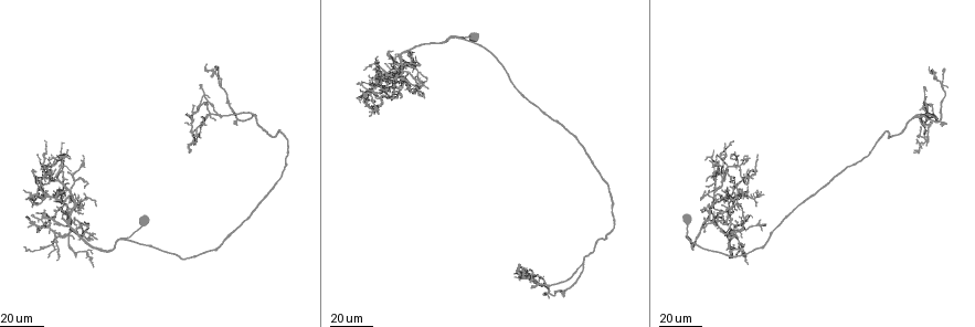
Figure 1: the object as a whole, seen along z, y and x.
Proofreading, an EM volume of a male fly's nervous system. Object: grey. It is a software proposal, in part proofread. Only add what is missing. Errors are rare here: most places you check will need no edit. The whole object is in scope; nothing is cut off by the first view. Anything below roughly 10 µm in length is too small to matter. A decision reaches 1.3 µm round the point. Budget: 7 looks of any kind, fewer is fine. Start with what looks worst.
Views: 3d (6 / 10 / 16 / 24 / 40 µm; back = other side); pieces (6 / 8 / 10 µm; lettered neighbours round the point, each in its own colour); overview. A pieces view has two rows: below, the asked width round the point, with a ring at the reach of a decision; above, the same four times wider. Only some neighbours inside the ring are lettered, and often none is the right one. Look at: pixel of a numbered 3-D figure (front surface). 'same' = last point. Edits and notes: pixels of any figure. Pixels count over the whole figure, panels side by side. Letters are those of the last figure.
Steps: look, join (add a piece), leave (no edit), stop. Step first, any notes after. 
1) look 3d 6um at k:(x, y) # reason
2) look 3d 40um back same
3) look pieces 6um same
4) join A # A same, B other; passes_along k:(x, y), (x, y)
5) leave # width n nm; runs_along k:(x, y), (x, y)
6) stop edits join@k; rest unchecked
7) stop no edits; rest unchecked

look 3d 40um at 1:(47, 258) # tapers out

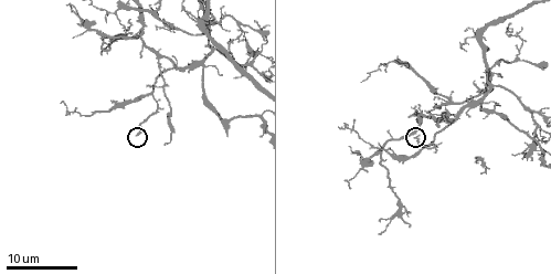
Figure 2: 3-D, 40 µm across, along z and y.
look pieces 6um at 2:(415, 139) # what lies round it

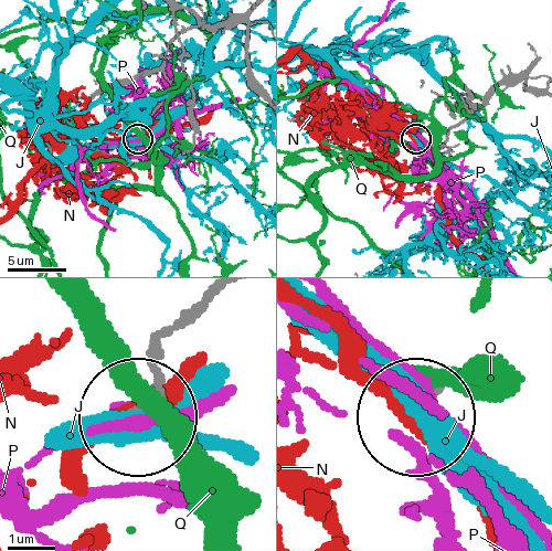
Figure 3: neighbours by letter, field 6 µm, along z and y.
leave # width 170 nm; J other, N other, P other, Q other; runs_along 3:(202, 302), (170, 337), (135, 416); none of them fits

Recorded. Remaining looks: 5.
look 3d 40um at 1:(217, 121) # an open end

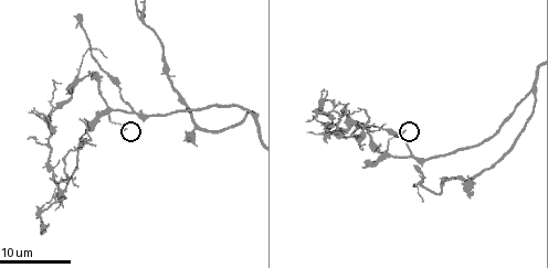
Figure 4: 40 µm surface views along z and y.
look pieces 10um at 4:(402, 130)

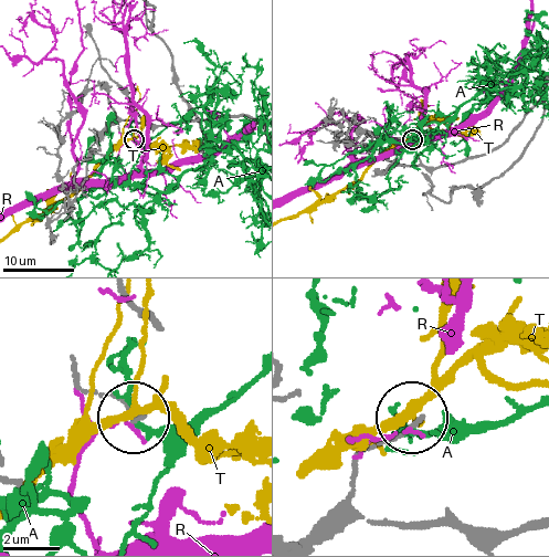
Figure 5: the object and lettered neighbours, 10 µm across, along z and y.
leave # width 160 nm; A other, R other, T other; no lettered piece goes on from it

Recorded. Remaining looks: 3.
look 3d 24um at 1:(379, 95) # tapers out

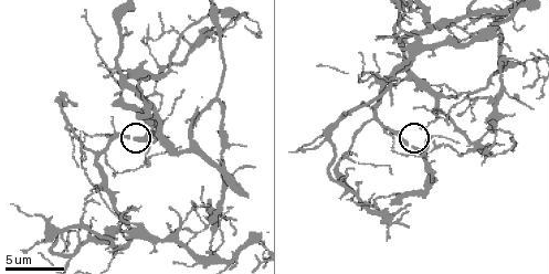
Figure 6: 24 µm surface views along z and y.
look pieces 6um at 6:(130, 135)

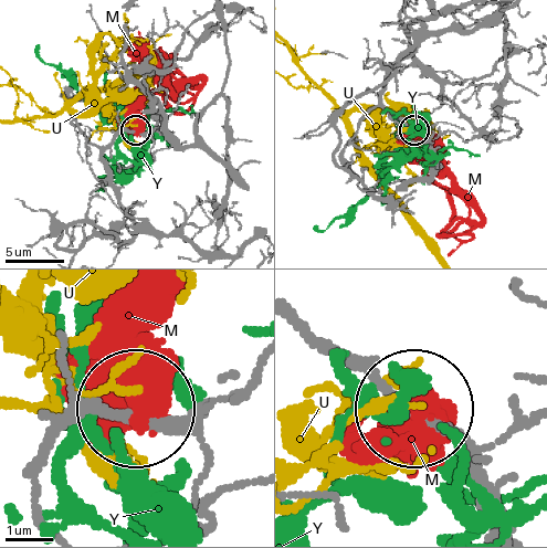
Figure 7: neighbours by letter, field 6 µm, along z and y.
leave # width 190 nm; M other, U other, Y other; runs_along 7:(66, 431), (123, 408); no lettered piece goes on from it

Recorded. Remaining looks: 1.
stop no edits; rest unchecked

